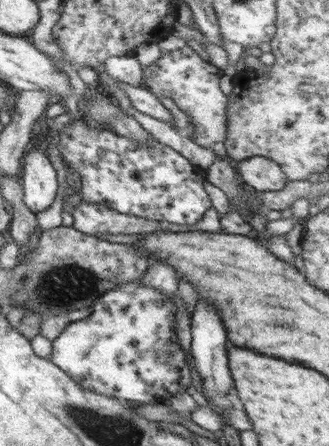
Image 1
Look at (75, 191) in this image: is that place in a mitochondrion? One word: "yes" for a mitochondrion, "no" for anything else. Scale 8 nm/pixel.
no

